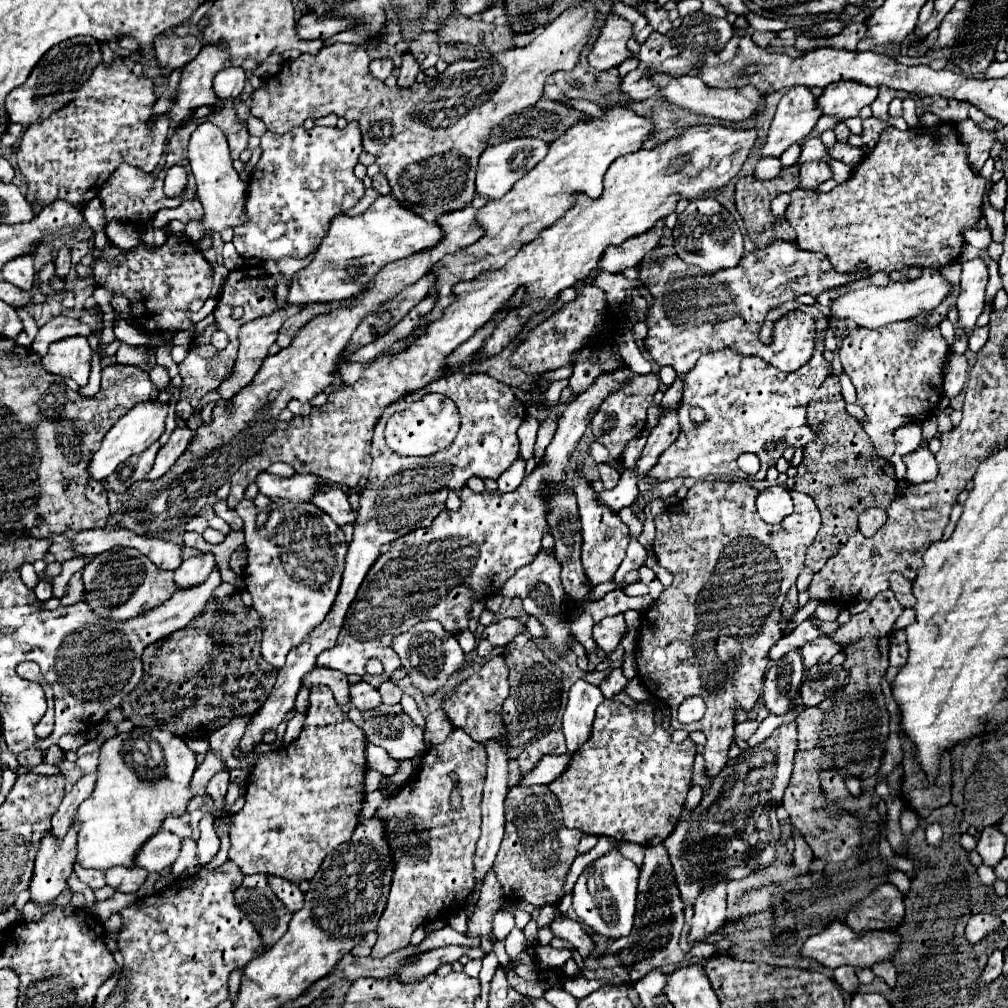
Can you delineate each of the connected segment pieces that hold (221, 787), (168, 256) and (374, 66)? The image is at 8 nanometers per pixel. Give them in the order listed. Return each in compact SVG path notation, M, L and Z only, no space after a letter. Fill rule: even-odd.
M218 772L212 776L210 784L206 786L208 796L214 800L214 808L212 808L212 818L224 818L228 816L228 812L224 810L224 798L226 798L226 788L228 788L228 772Z
M98 198L90 200L84 206L86 222L94 230L96 238L96 264L94 264L94 278L102 282L104 288L112 290L116 296L128 296L132 302L134 322L140 330L158 332L158 330L186 330L192 326L190 314L198 312L204 302L210 298L212 290L212 266L206 262L202 252L198 252L190 240L178 242L174 236L166 240L162 248L148 248L140 244L134 250L120 250L110 244L104 232L104 210ZM126 258L126 260L118 260Z
M372 60L370 62L370 72L380 80L388 78L392 74L392 70L394 70L394 62L392 60Z

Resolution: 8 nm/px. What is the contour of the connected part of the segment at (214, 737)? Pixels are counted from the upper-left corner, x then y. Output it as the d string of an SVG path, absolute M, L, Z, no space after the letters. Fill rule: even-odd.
M240 716L240 718L234 718L232 722L228 722L226 726L214 730L210 736L208 736L208 742L210 742L210 748L214 752L218 752L222 756L222 760L226 760L226 766L232 770L232 768L244 768L244 766L252 766L252 756L254 752L250 752L250 756L246 756L246 760L236 760L232 756L232 748L238 744L238 740L242 738L242 732L246 732L246 724L250 724L250 716Z

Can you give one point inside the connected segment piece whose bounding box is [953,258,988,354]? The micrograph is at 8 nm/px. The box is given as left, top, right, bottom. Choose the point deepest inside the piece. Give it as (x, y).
(970, 302)

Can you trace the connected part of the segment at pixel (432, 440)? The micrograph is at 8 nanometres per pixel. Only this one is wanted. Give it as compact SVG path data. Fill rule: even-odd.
M426 394L406 410L390 416L386 424L386 442L400 456L430 456L440 448L450 446L460 428L460 414L456 404L442 394Z

